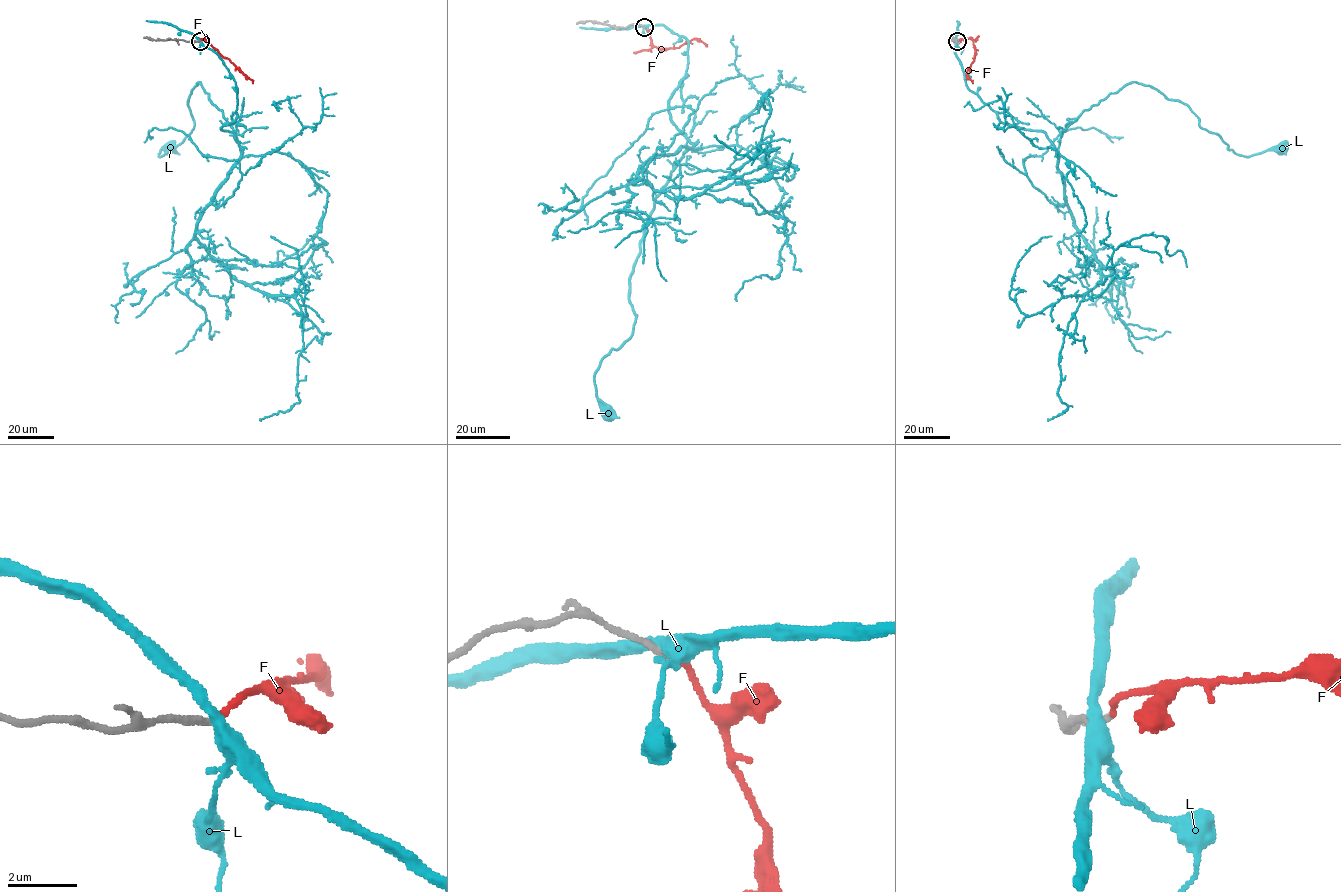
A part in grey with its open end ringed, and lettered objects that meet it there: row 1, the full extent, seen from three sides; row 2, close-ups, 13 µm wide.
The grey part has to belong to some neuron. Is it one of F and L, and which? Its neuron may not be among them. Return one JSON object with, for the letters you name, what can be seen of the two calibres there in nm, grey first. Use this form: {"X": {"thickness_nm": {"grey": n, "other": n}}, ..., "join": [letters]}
{"F": {"thickness_nm": {"grey": 180, "other": 180}}, "join": ["F"]}

